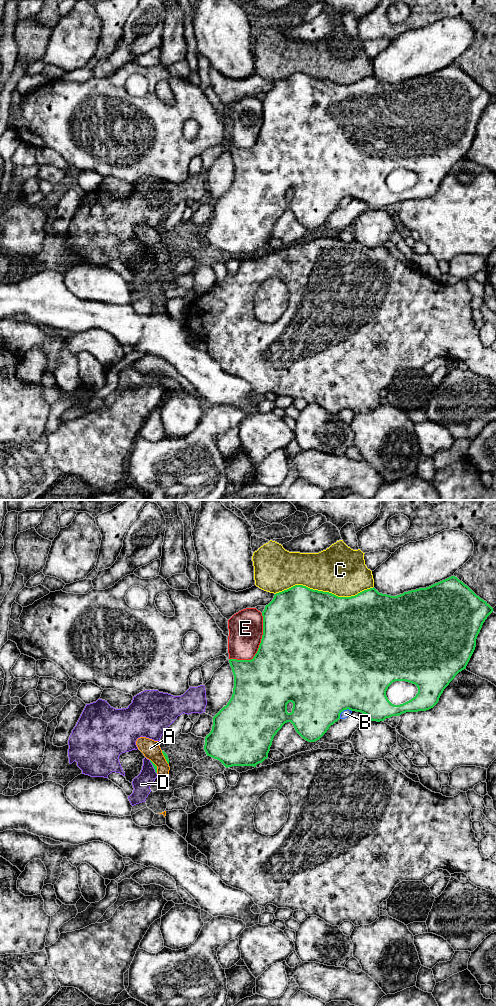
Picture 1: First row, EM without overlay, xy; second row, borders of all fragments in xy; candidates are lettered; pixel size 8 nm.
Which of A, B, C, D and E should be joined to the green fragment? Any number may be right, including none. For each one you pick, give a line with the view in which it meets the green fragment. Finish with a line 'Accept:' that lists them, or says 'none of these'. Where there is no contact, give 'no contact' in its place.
Accept: none of these

